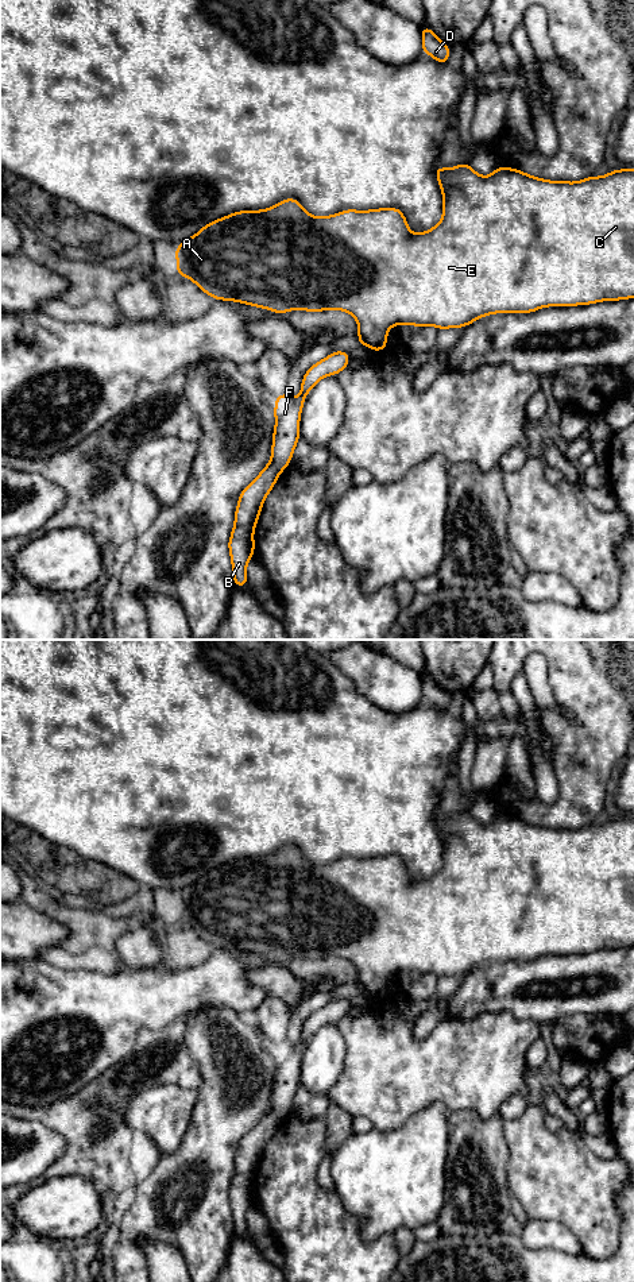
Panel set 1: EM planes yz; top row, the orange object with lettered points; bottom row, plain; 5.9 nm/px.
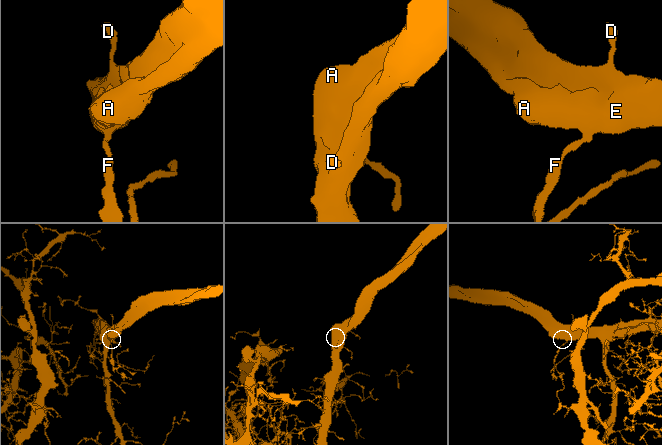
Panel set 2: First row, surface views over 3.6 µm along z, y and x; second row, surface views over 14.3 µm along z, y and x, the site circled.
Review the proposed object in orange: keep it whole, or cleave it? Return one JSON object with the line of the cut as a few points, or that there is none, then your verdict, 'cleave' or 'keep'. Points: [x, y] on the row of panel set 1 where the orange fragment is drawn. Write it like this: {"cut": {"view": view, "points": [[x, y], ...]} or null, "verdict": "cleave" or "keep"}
{"cut": null, "verdict": "keep"}

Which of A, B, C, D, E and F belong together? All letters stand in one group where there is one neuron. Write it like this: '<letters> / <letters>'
A B C D E F

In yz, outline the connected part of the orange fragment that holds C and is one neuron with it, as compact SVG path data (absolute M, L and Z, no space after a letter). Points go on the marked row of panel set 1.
M469 165L456 167L434 167L444 197L442 219L429 231L411 233L405 215L399 208L371 211L345 209L340 213L314 217L308 213L297 198L286 198L263 211L239 211L201 228L194 236L182 242L175 250L177 274L192 279L204 293L214 300L236 301L287 313L294 309L324 312L339 309L355 317L359 325L357 341L376 352L387 347L387 331L398 324L413 327L433 325L437 329L461 328L492 313L530 313L545 306L575 306L600 301L634 298L634 169L612 170L602 177L588 177L579 182L548 181L522 173L513 167L498 167L488 177L482 177Z

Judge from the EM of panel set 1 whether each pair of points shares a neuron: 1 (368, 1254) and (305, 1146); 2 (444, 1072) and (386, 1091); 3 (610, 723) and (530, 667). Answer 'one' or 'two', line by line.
1: one
2: one
3: two

